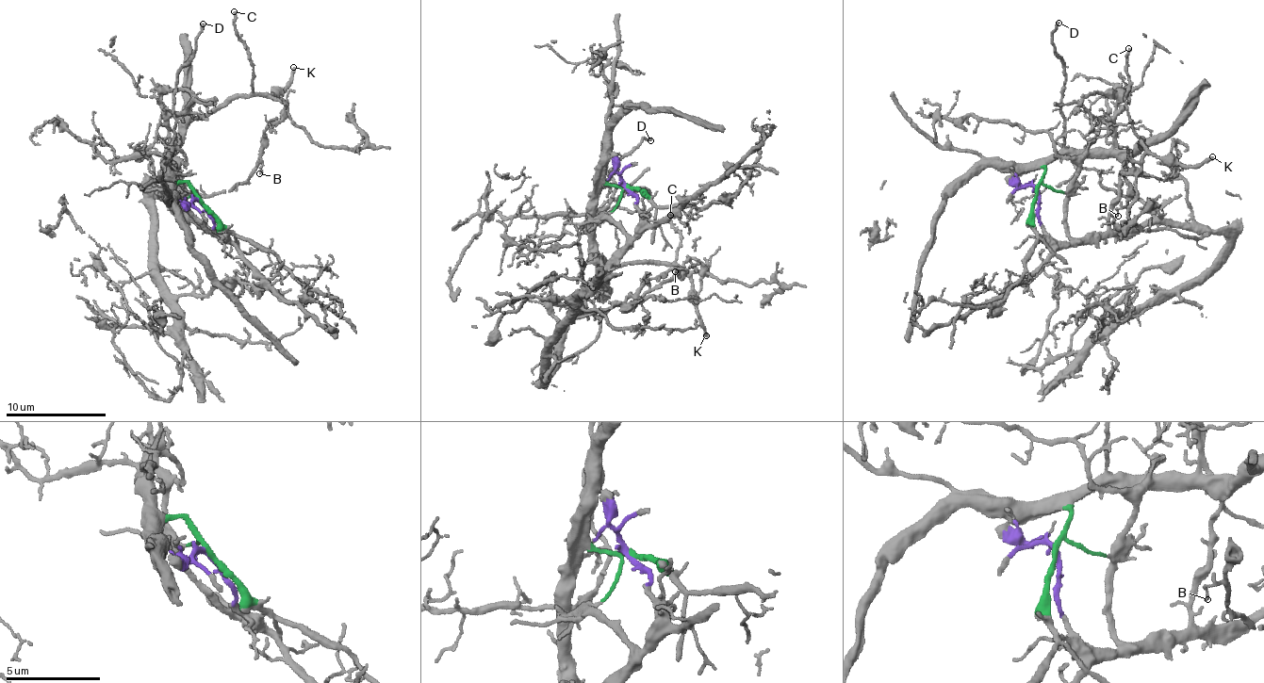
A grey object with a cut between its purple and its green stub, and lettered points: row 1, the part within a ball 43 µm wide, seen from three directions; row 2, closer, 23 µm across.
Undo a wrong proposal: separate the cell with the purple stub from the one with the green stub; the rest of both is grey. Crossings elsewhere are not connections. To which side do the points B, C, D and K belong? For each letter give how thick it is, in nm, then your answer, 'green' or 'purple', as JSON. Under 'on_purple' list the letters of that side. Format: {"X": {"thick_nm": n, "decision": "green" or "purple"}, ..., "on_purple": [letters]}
{"B": {"thick_nm": 130, "decision": "purple"}, "C": {"thick_nm": 190, "decision": "green"}, "D": {"thick_nm": 200, "decision": "green"}, "K": {"thick_nm": 240, "decision": "green"}, "on_purple": ["B"]}

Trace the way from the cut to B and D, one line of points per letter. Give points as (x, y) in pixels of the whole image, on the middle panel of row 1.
B: (627, 188), (638, 224), (633, 244), (576, 304), (565, 359), (584, 350), (612, 308), (641, 300), (674, 271)
D: (627, 186), (604, 186), (597, 192), (609, 179), (616, 161), (642, 137), (650, 139)

